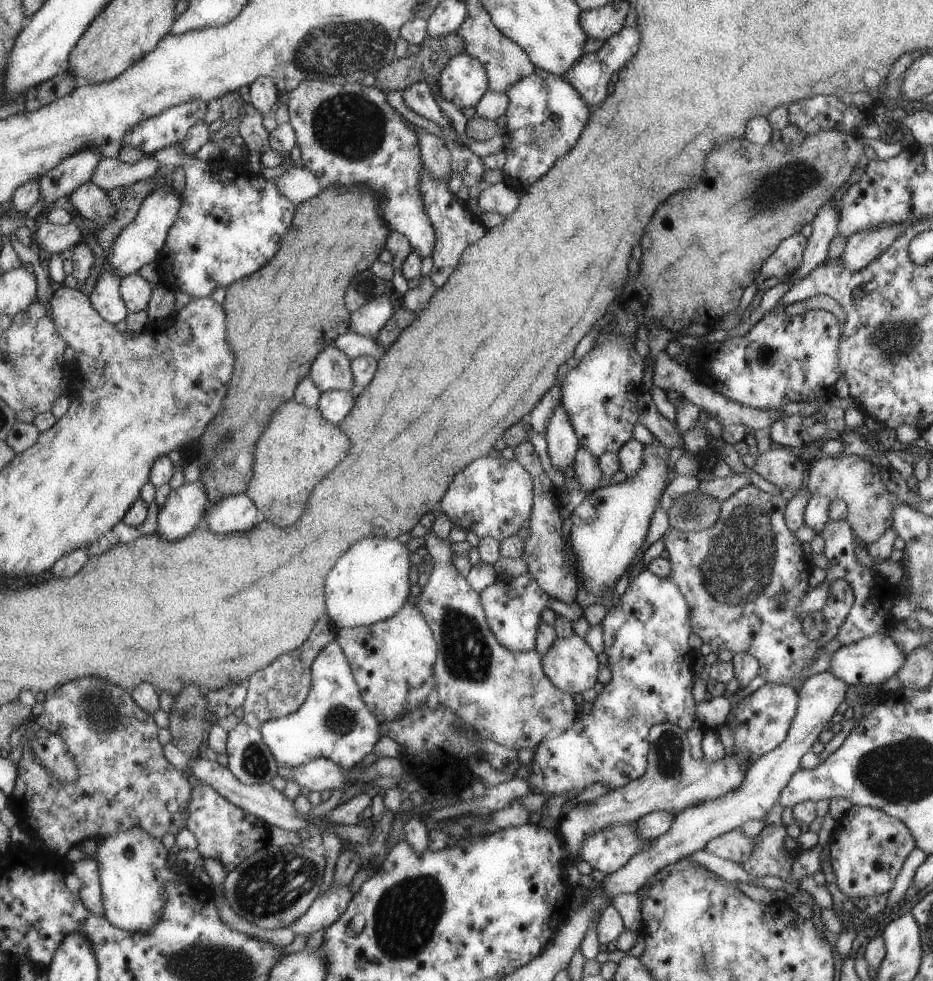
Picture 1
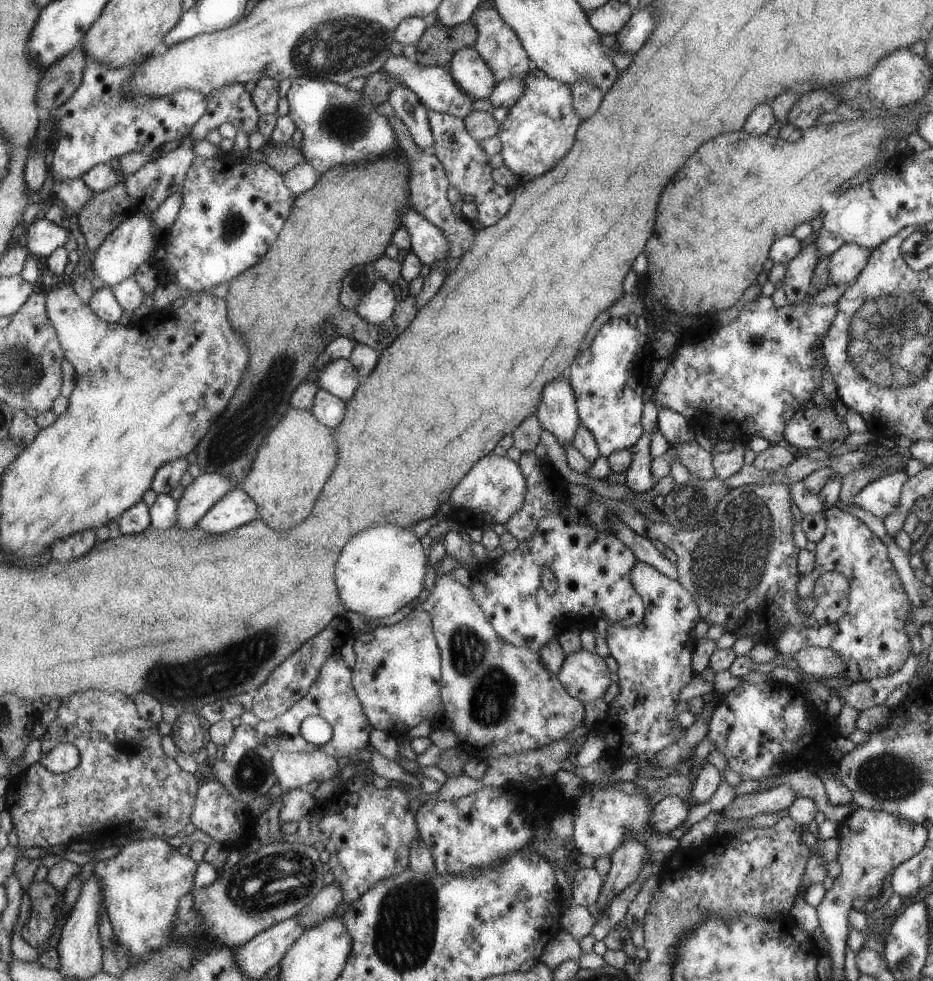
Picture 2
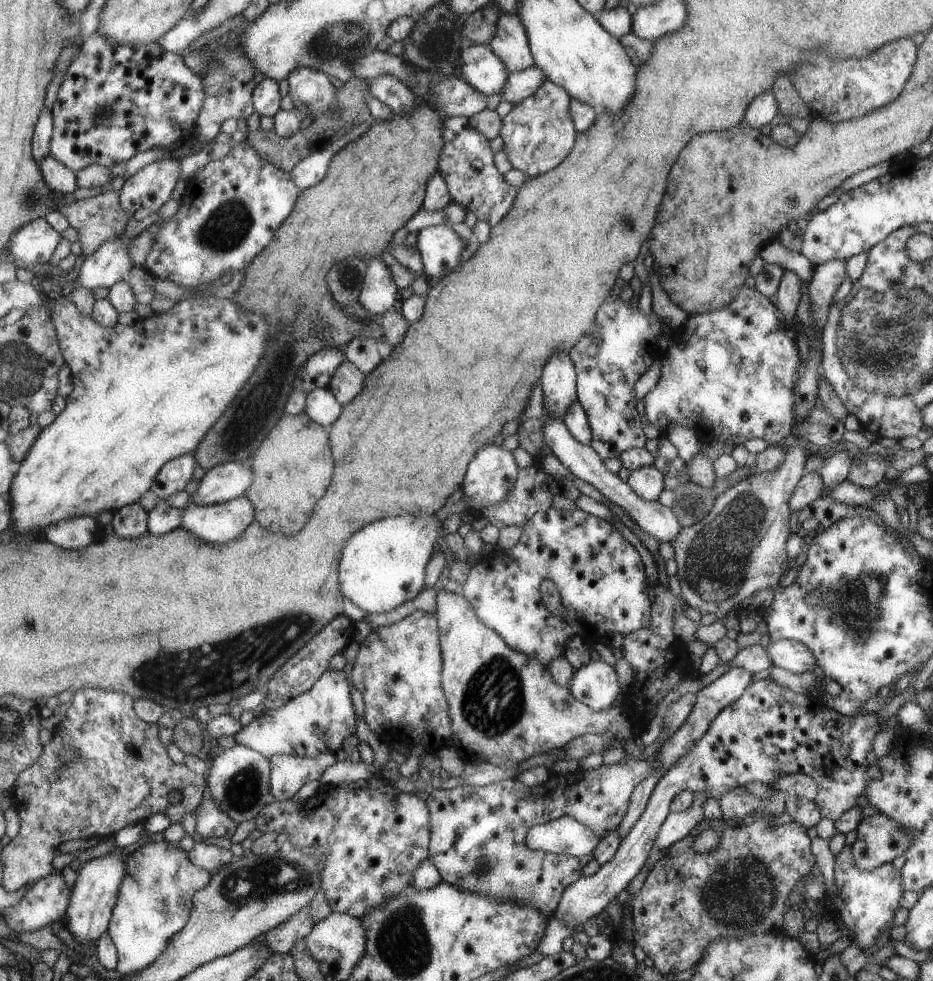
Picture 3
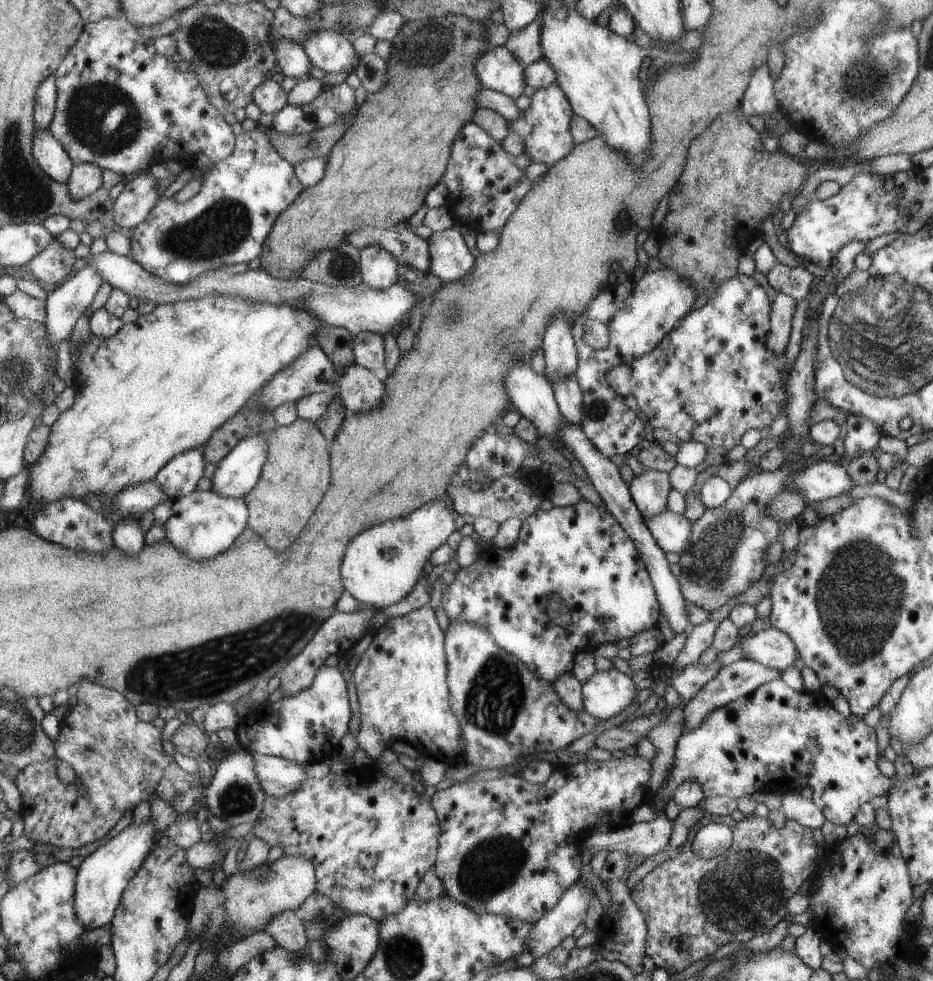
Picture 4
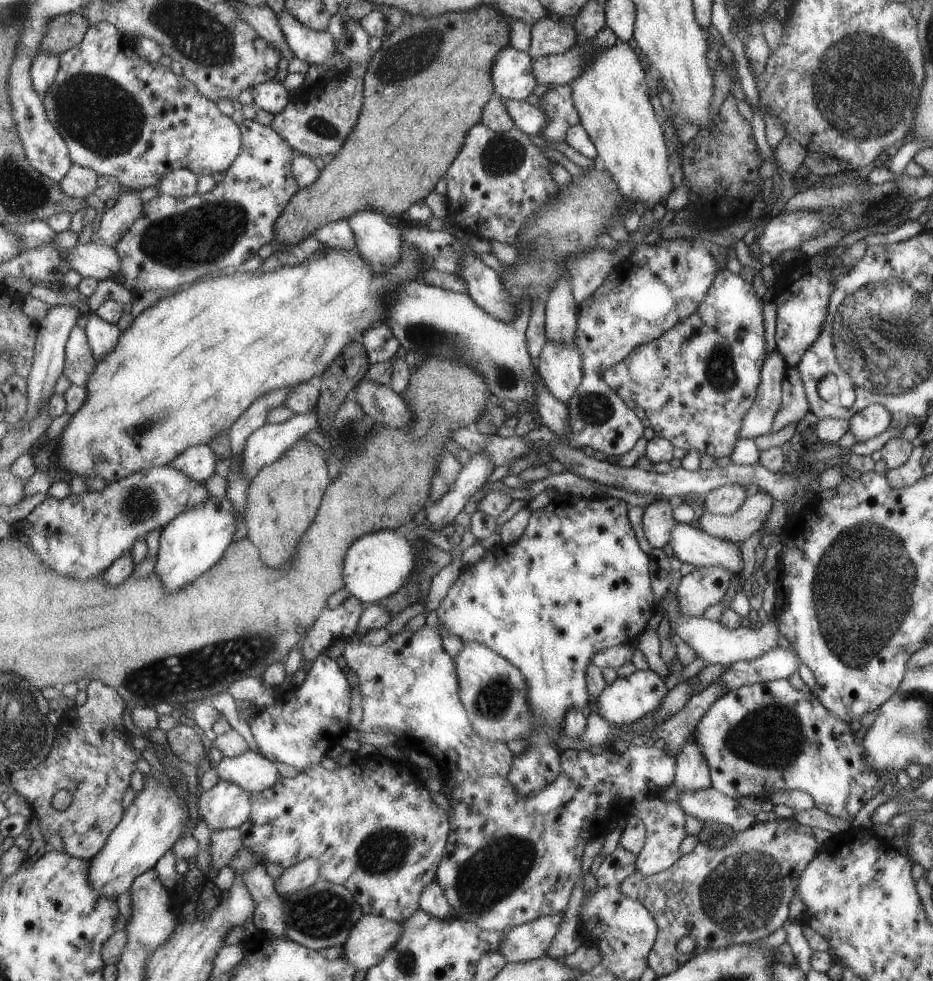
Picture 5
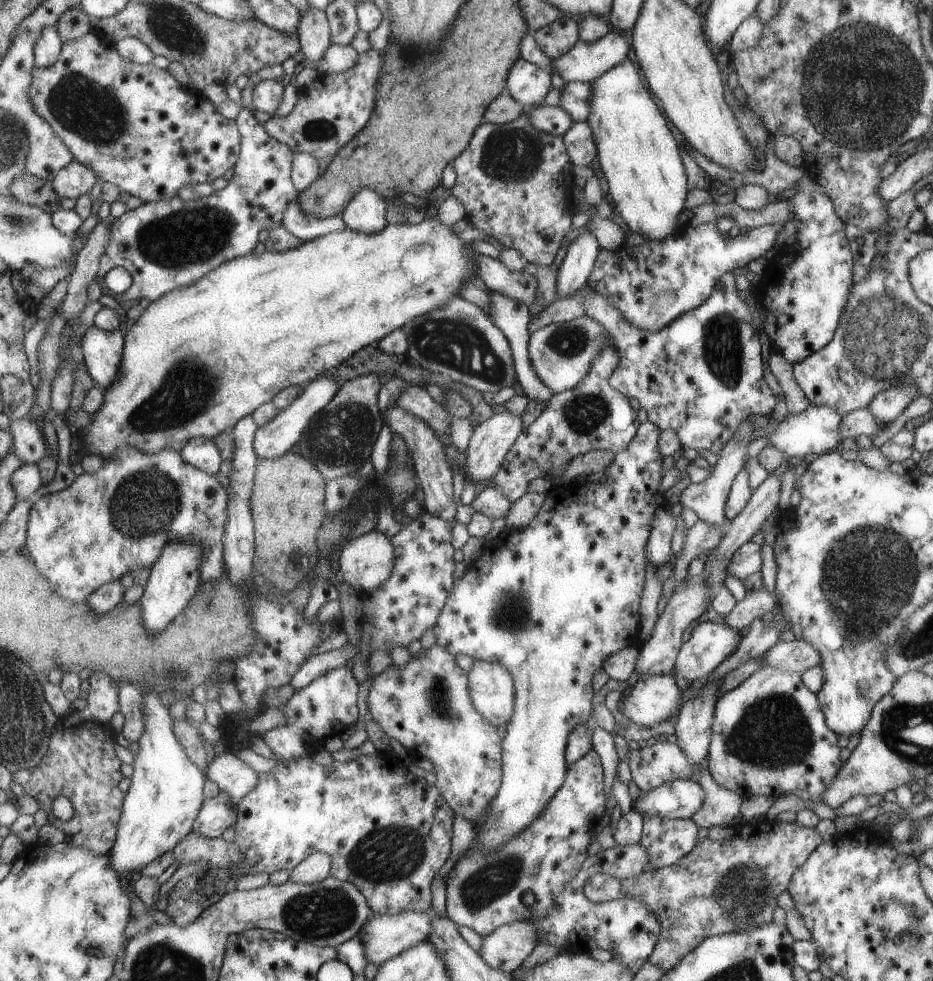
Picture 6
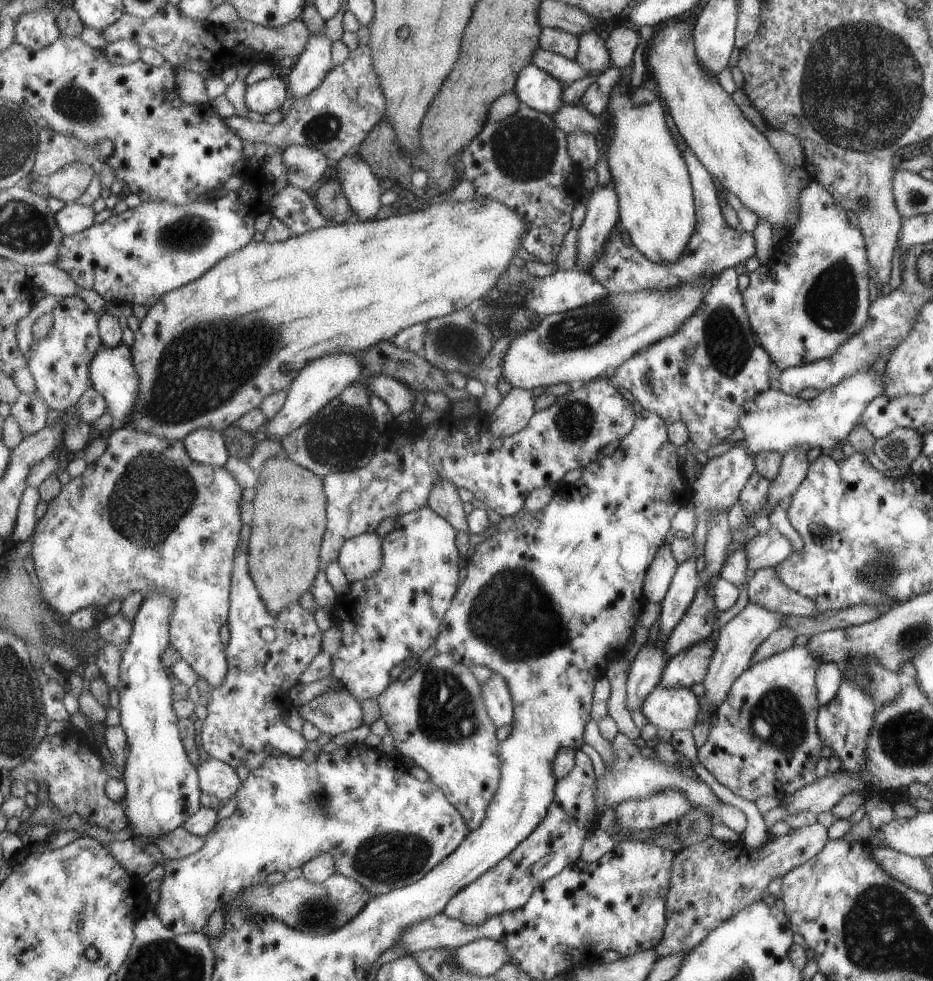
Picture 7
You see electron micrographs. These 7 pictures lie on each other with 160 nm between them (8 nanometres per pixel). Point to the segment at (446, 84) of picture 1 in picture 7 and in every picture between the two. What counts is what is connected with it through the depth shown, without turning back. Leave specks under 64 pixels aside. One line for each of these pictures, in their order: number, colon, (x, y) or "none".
2: (470, 72)
3: (481, 68)
4: (497, 69)
5: (511, 74)
6: (527, 84)
7: (534, 87)

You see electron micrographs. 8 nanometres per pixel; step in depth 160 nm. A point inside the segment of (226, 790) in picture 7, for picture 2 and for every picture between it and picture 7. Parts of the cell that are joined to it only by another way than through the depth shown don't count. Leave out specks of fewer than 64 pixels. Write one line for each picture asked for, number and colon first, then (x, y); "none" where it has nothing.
2: (294, 770)
3: (289, 773)
4: (280, 777)
5: (256, 773)
6: (234, 776)

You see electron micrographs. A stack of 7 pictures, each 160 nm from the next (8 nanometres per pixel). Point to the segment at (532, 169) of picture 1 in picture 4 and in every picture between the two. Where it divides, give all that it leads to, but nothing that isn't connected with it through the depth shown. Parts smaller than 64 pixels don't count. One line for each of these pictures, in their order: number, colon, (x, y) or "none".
2: (538, 130)
3: (538, 132)
4: (544, 126)

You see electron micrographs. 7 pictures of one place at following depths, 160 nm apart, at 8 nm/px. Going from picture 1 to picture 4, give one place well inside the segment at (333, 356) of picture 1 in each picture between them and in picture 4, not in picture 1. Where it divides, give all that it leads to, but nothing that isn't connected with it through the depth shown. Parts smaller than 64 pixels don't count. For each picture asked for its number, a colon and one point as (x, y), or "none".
2: (339, 377)
3: (347, 380)
4: (358, 389)

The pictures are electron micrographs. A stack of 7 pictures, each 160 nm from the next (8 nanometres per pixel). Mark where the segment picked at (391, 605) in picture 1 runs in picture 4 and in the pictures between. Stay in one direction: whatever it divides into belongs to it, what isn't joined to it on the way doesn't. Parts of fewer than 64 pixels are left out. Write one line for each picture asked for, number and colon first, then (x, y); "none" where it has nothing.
2: (381, 570)
3: (381, 566)
4: (381, 566)

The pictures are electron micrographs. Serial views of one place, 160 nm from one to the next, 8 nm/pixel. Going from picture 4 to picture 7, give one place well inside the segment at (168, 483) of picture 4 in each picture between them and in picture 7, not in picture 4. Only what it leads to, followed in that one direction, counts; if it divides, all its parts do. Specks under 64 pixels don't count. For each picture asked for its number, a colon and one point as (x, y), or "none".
5: (198, 463)
6: (203, 453)
7: (207, 446)

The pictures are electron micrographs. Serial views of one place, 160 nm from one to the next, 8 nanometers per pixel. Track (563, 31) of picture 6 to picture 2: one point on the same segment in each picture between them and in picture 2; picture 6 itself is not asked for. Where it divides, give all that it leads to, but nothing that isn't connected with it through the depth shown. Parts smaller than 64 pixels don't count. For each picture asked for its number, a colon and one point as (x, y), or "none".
2: (500, 47)
3: (508, 42)
4: (524, 43)
5: (548, 35)

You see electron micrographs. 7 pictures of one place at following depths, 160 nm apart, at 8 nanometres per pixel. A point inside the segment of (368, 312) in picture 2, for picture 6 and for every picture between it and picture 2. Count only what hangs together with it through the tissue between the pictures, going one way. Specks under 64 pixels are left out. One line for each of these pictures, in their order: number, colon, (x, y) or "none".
3: (377, 294)
4: (377, 267)
5: (378, 242)
6: (365, 213)

